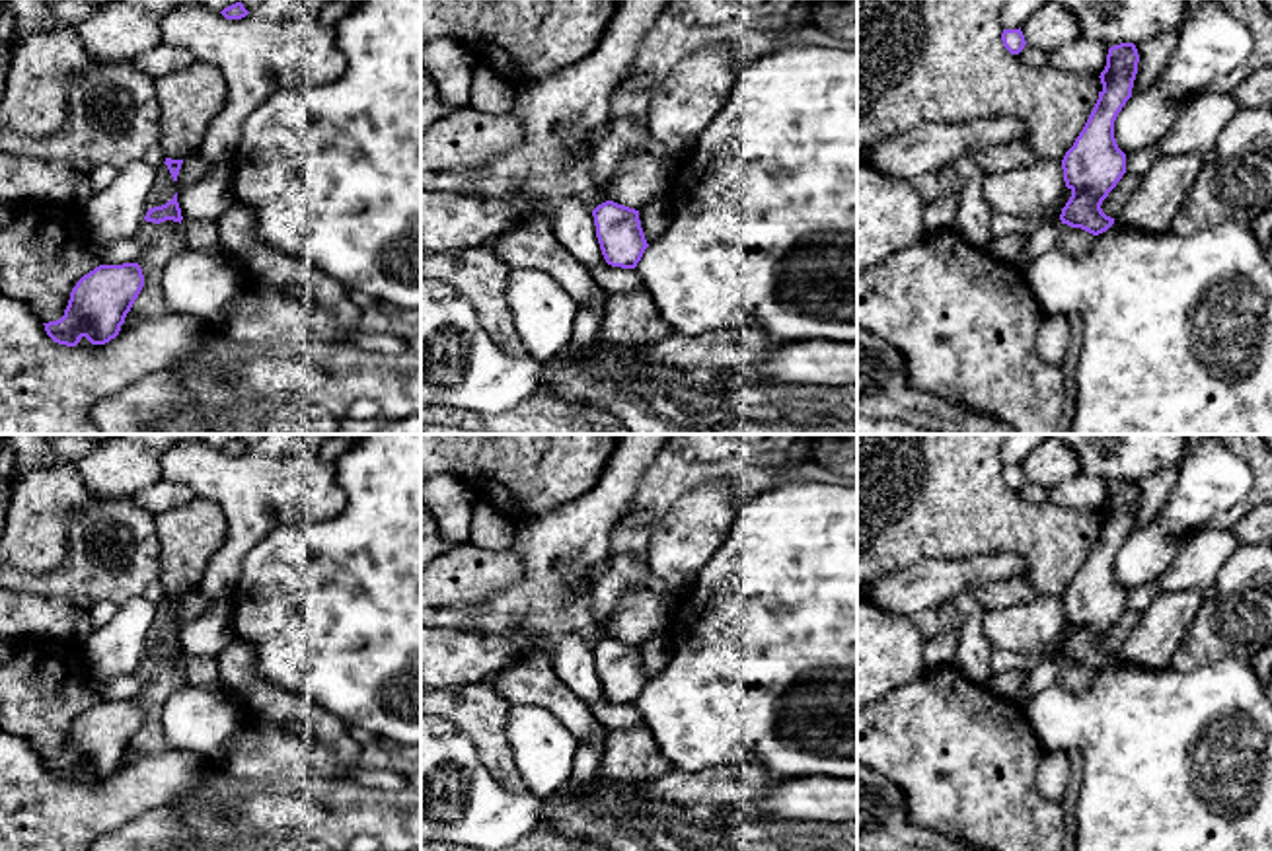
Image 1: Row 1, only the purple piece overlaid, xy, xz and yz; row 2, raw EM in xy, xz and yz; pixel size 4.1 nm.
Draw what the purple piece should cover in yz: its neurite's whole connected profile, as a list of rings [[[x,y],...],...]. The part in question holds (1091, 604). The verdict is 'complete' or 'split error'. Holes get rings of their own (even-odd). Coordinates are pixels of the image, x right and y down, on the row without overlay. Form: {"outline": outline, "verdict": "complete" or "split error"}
{"outline": [[[1134,479],[1108,485],[1106,502],[1101,508],[1099,536],[1062,596],[1064,617],[1071,627],[1060,656],[1093,672],[1106,668],[1114,654],[1101,645],[1103,637],[1126,610],[1126,590],[1114,574],[1114,557],[1132,534],[1140,491]]], "verdict": "complete"}

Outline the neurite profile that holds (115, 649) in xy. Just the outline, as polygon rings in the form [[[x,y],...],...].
[[[134,598],[117,606],[109,623],[94,627],[82,645],[92,678],[123,678],[136,672],[156,613],[158,604]]]

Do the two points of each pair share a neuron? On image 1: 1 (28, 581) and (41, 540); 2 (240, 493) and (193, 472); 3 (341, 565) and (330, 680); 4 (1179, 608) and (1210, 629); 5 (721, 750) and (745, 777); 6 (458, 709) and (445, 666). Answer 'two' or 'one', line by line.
1: two
2: one
3: one
4: two
5: two
6: two

